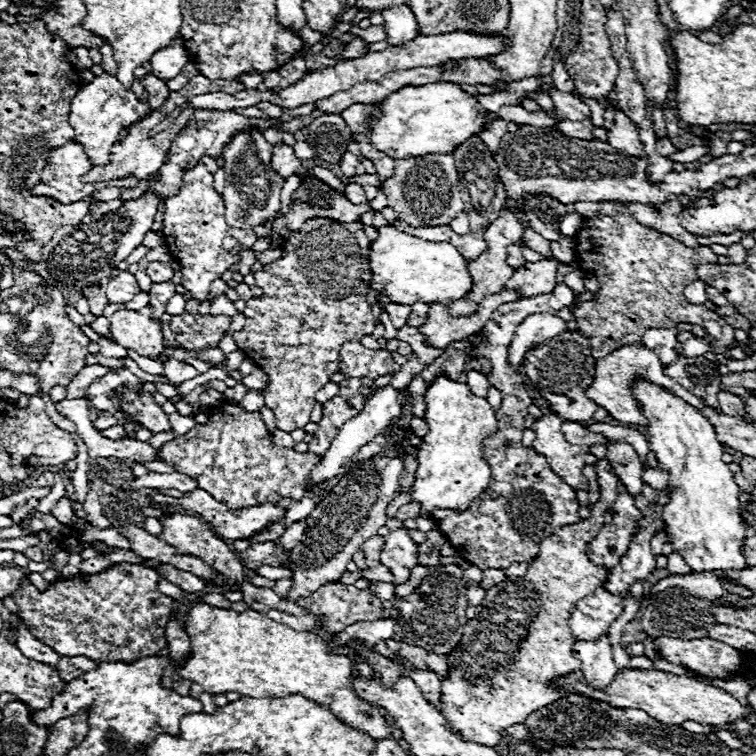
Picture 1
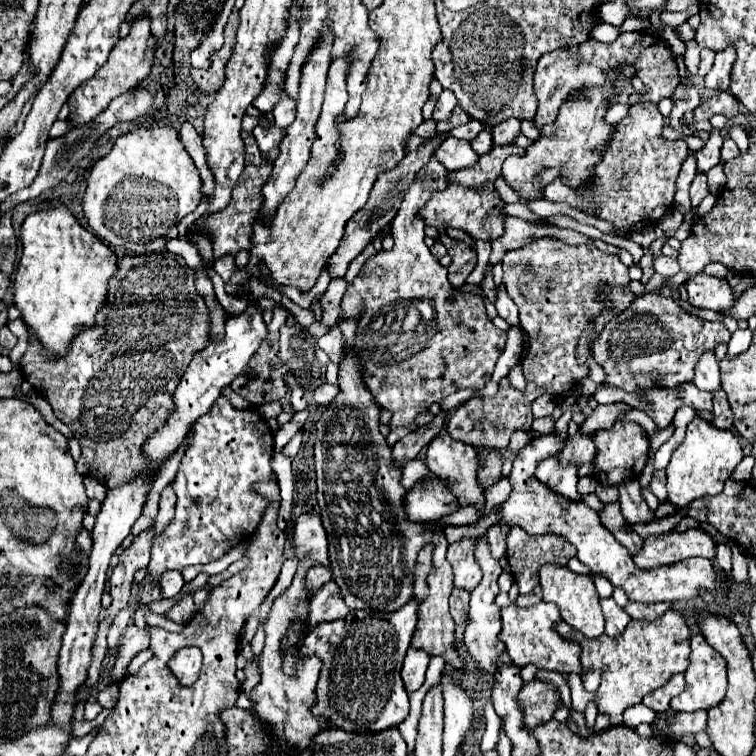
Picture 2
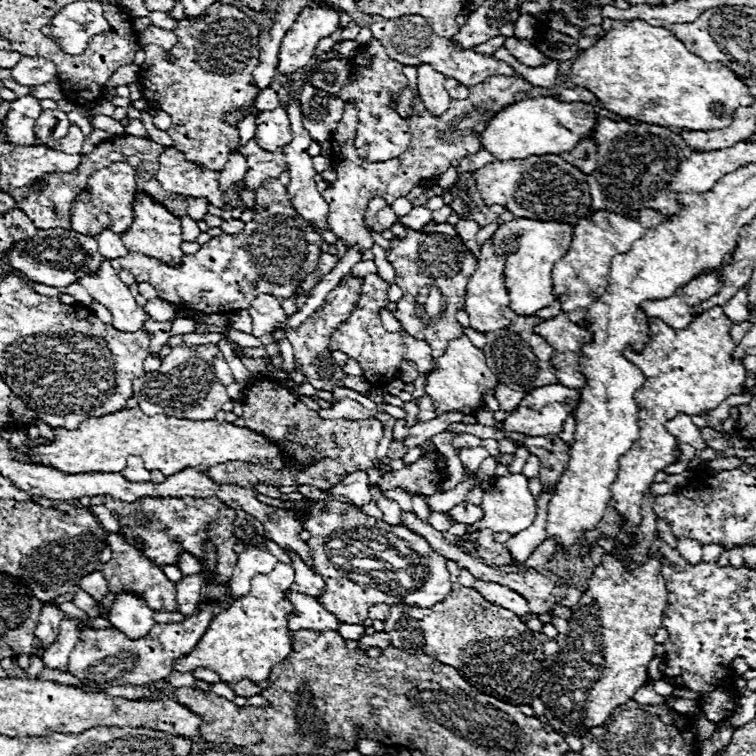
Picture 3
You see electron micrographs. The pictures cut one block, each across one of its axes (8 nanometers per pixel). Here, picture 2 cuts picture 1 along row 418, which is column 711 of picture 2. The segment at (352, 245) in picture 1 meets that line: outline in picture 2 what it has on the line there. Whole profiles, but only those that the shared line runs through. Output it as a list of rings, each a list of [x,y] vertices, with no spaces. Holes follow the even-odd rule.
[[[704,272],[692,276],[686,282],[686,292],[688,292],[688,302],[696,308],[708,308],[720,312],[734,306],[732,288],[728,286],[728,282],[716,276],[708,276]]]

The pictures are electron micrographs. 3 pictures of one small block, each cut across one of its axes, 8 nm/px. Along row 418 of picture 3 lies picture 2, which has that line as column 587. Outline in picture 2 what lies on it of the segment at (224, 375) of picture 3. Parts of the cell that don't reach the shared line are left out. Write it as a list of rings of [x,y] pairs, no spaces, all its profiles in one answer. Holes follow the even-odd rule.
[[[654,102],[632,104],[628,116],[616,124],[618,130],[610,140],[604,160],[596,166],[596,178],[590,188],[574,192],[560,180],[546,188],[546,198],[552,202],[568,202],[574,208],[588,212],[596,218],[612,222],[622,232],[640,232],[654,226],[674,204],[674,190],[680,166],[688,154],[688,146],[682,140],[670,142],[662,136],[664,118]]]

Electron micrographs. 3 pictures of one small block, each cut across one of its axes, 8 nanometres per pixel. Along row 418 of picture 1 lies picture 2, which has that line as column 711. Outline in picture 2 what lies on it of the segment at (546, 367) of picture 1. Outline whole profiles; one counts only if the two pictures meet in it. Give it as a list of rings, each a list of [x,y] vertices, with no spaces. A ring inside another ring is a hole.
[[[548,434],[548,436],[544,436],[544,438],[538,438],[538,440],[532,440],[526,448],[520,450],[520,454],[518,454],[516,460],[514,460],[512,474],[510,474],[510,480],[512,480],[514,490],[512,490],[510,498],[508,498],[508,500],[502,504],[502,508],[500,508],[502,522],[506,522],[506,524],[510,524],[510,526],[520,526],[520,528],[524,528],[528,534],[548,534],[548,532],[552,532],[552,534],[558,534],[558,536],[566,538],[572,546],[576,546],[576,550],[578,550],[576,558],[578,558],[582,564],[586,564],[586,566],[592,570],[592,574],[602,574],[602,576],[606,576],[606,578],[612,582],[612,586],[622,586],[622,590],[624,590],[624,592],[628,594],[628,598],[634,600],[634,602],[676,602],[676,600],[692,600],[692,598],[696,598],[696,596],[700,594],[700,588],[702,588],[702,590],[712,590],[712,588],[718,584],[718,574],[716,574],[716,570],[714,570],[714,564],[712,564],[710,560],[706,560],[706,558],[688,558],[688,560],[676,562],[676,564],[672,564],[672,566],[654,568],[654,570],[650,570],[650,572],[648,572],[648,570],[646,570],[646,572],[638,570],[638,568],[634,566],[634,562],[632,562],[632,558],[630,558],[630,554],[628,554],[628,550],[626,550],[622,544],[616,542],[616,538],[610,534],[610,530],[606,530],[606,528],[602,526],[598,514],[596,514],[592,508],[588,508],[582,500],[570,502],[568,498],[564,498],[564,496],[560,496],[560,494],[554,494],[546,484],[542,484],[542,482],[536,480],[534,470],[536,470],[540,460],[544,460],[546,456],[558,454],[558,450],[562,450],[562,440],[556,438],[556,436],[552,436],[552,434]]]

